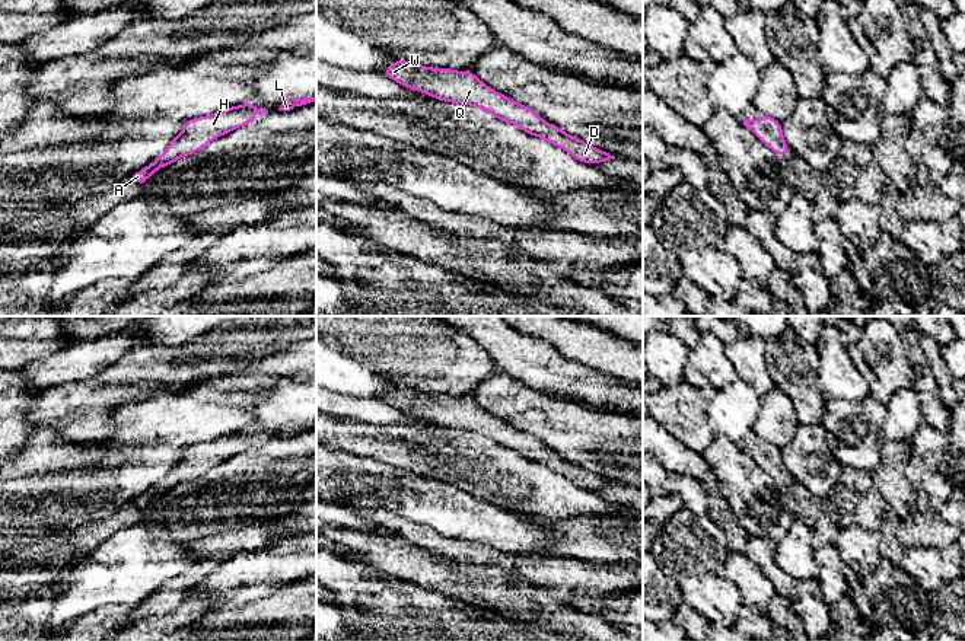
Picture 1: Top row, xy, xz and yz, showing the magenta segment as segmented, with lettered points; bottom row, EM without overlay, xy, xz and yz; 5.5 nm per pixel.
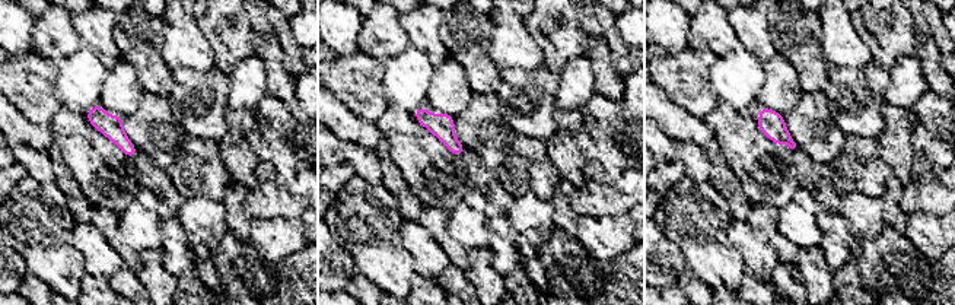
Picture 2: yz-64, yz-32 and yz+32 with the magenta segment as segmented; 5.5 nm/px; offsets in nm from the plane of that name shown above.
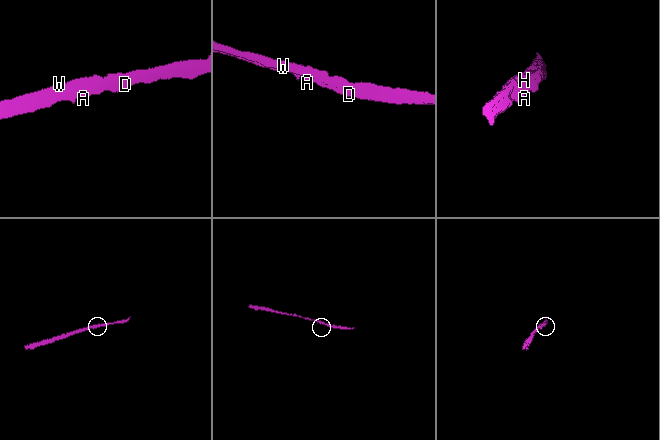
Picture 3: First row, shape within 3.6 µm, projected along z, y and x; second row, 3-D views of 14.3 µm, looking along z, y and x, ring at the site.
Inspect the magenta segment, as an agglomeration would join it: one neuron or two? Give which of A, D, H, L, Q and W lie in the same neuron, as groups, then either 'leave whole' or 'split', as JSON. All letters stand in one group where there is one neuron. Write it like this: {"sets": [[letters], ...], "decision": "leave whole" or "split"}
{"sets": [["A", "D", "H", "L", "Q", "W"]], "decision": "leave whole"}

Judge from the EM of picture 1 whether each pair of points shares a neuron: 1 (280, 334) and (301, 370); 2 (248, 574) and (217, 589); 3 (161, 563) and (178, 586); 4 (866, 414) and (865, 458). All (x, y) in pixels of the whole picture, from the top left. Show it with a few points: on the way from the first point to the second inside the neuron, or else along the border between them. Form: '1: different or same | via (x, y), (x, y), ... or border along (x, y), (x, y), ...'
1: different | border along (292, 340), (282, 348), (255, 360)
2: same | via (241, 574), (232, 574), (225, 581)
3: different | border along (188, 547), (193, 560), (163, 586), (145, 598)
4: same | via (865, 424), (865, 447)

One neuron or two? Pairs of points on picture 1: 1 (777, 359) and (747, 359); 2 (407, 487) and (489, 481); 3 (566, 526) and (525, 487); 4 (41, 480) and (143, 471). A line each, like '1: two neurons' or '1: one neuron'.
1: two neurons
2: two neurons
3: two neurons
4: one neuron

